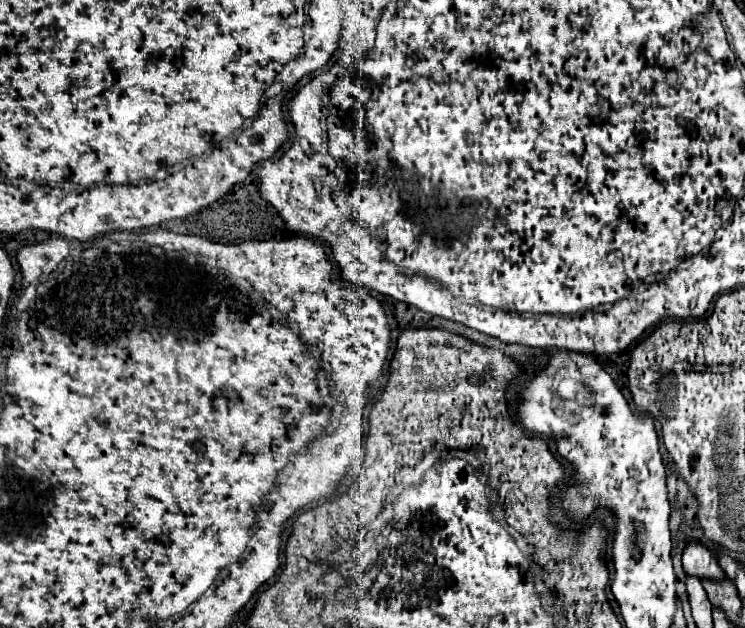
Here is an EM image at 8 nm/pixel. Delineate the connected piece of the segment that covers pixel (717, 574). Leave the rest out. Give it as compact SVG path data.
M696 539L688 541L682 553L682 565L688 575L696 575L700 579L724 579L724 571L716 555Z

